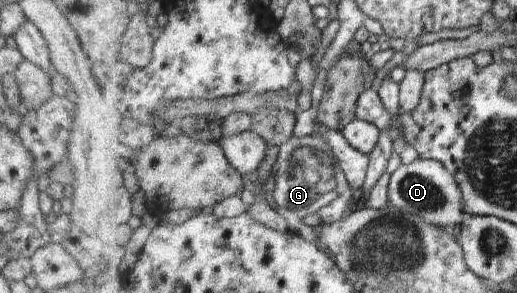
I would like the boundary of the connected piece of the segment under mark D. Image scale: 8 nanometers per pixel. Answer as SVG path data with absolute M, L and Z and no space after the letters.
M419 157L411 164L401 164L392 174L389 200L396 209L422 216L427 221L436 221L436 225L445 230L461 227L468 214L465 193L457 177L441 161L430 158Z

